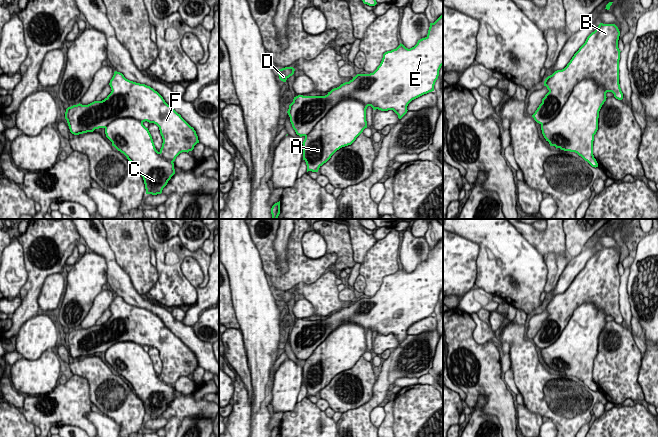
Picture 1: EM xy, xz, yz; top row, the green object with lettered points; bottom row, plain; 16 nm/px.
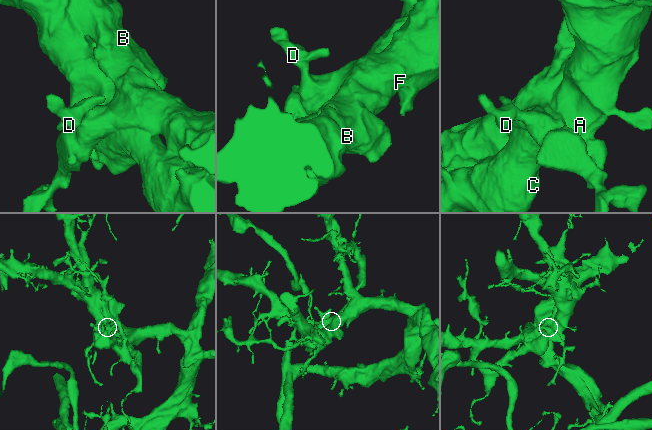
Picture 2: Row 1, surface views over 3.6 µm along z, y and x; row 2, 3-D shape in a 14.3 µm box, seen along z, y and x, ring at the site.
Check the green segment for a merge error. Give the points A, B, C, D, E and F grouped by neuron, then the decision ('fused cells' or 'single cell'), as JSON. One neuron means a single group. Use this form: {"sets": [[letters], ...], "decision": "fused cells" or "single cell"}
{"sets": [["A", "C"], ["B", "D", "E", "F"]], "decision": "fused cells"}

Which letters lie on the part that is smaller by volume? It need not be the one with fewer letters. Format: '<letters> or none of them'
A, C

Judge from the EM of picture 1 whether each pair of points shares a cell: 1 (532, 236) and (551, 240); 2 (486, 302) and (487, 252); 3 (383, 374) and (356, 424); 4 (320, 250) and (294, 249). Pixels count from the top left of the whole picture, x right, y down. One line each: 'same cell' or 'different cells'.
1: same cell
2: different cells
3: same cell
4: different cells

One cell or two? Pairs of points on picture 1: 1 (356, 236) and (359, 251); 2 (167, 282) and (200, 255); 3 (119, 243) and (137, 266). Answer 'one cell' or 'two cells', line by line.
1: one cell
2: one cell
3: one cell

